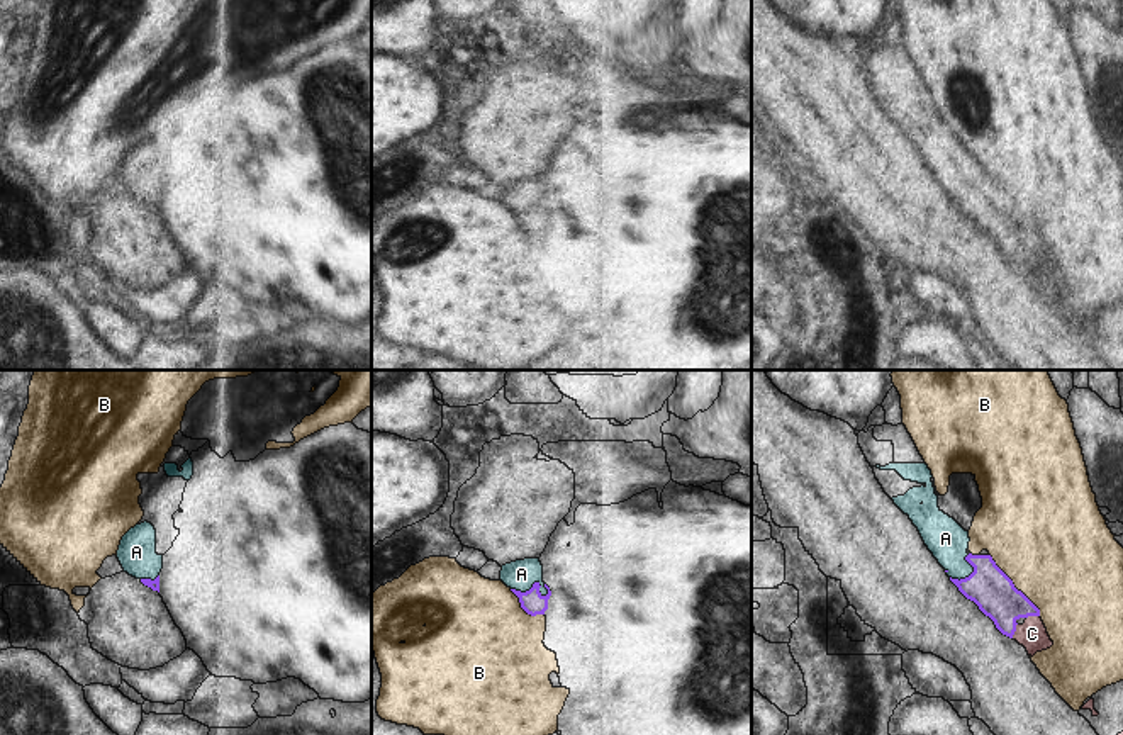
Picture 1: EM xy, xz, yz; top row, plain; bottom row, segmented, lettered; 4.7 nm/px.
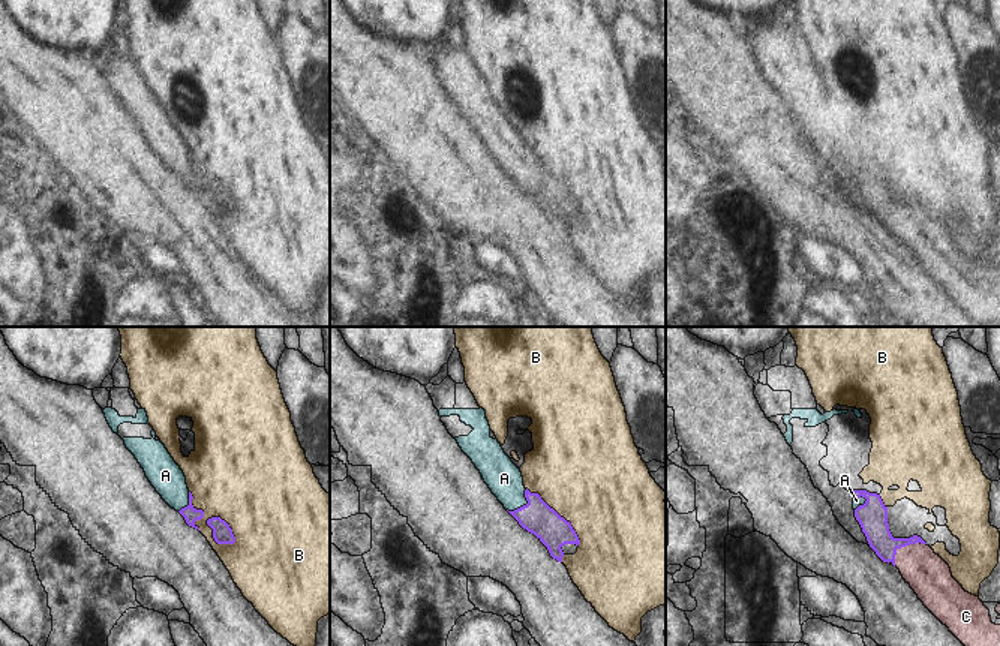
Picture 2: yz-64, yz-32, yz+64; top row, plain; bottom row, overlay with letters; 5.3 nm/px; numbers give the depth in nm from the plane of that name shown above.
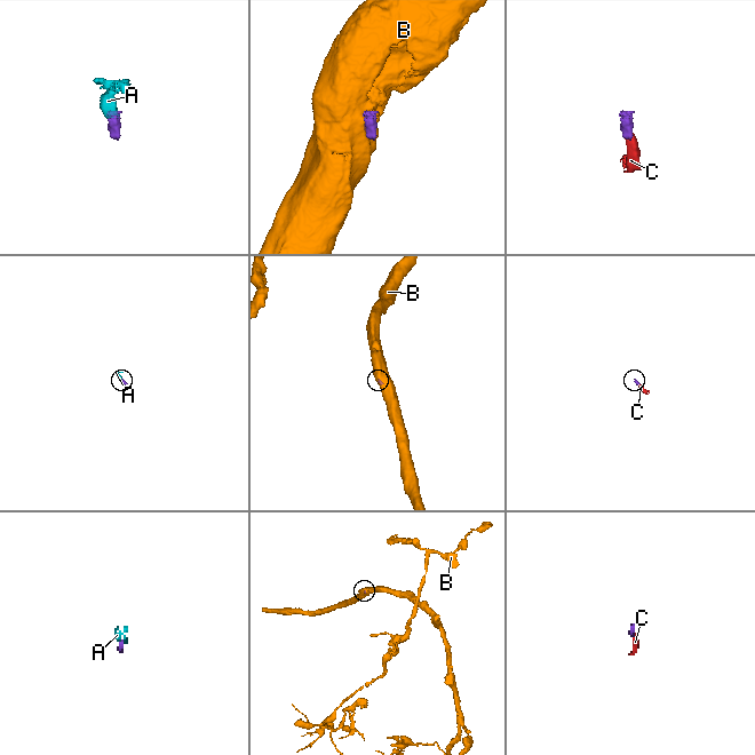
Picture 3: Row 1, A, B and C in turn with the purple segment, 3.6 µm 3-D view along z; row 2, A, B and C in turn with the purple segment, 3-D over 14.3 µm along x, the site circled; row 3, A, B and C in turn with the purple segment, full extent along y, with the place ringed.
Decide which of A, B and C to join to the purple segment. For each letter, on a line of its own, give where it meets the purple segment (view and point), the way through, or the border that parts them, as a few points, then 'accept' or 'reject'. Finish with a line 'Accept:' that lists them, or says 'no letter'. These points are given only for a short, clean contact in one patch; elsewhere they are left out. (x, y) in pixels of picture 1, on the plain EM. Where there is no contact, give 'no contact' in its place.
A: xz (533, 206) | across xz (531, 221), (533, 206), (521, 194) | accept
B: yz (1013, 204) | reject
C: yz (1015, 250) | across yz (988, 206), (1015, 250), (1032, 253) | accept
Accept: A, C

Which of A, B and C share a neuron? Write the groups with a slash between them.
A C / B

